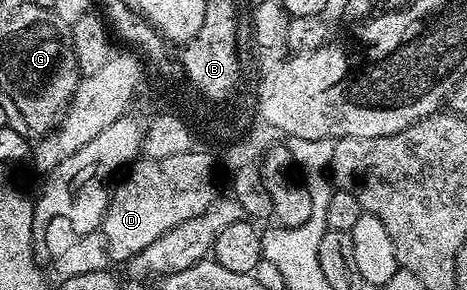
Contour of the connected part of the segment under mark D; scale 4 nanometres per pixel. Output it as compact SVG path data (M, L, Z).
M190 152L159 160L139 159L121 177L123 180L117 181L118 188L116 184L111 191L110 205L102 219L100 233L106 241L109 259L114 262L131 260L140 250L152 246L156 238L168 234L168 230L208 211L216 202L214 162L213 155Z

